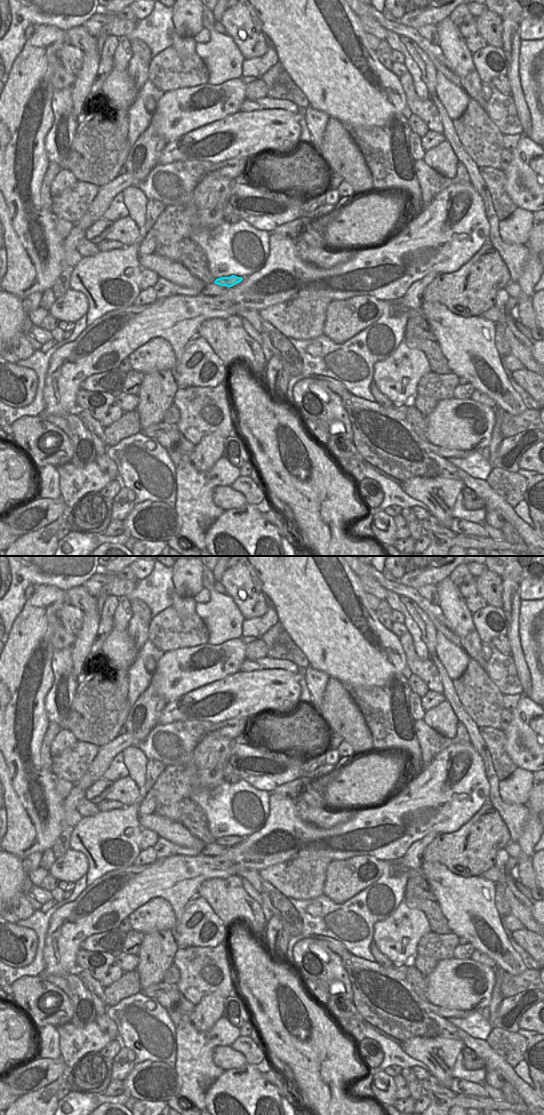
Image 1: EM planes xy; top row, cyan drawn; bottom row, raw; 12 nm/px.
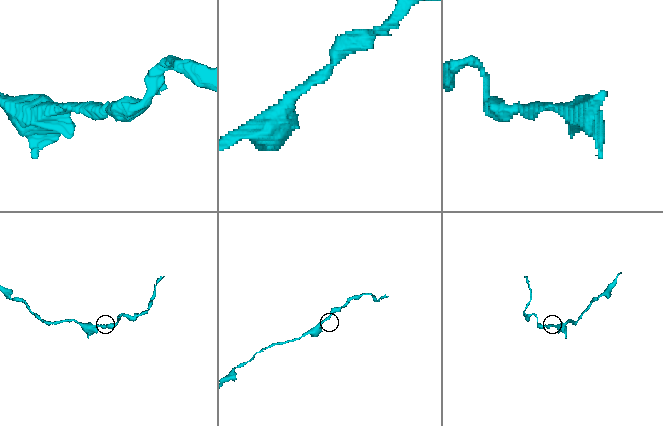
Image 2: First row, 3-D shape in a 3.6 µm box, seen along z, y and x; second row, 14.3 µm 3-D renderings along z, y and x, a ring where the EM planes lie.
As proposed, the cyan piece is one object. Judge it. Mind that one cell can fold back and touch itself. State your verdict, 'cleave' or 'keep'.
keep

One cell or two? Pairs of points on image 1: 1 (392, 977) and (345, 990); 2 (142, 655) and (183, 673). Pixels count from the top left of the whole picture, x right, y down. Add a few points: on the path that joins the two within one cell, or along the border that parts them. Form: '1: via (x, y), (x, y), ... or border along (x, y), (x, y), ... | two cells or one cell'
1: border along (343, 966), (350, 982), (353, 1001) | two cells
2: border along (164, 653), (156, 663) | two cells

